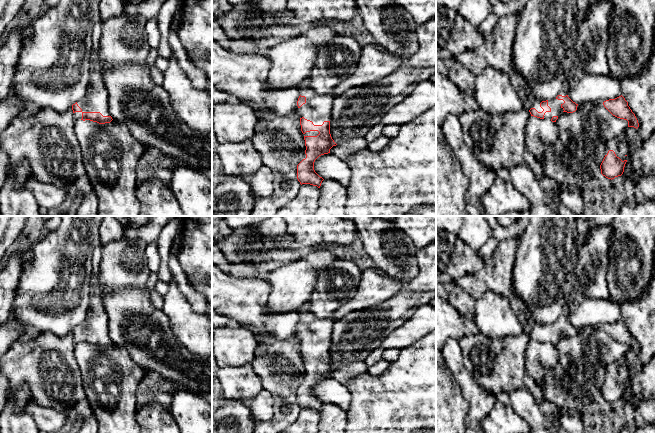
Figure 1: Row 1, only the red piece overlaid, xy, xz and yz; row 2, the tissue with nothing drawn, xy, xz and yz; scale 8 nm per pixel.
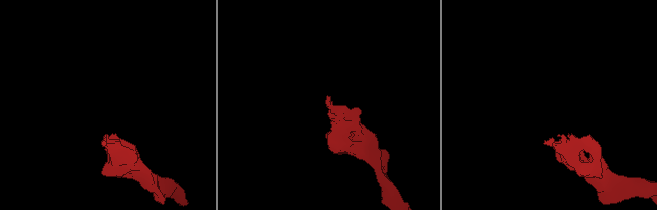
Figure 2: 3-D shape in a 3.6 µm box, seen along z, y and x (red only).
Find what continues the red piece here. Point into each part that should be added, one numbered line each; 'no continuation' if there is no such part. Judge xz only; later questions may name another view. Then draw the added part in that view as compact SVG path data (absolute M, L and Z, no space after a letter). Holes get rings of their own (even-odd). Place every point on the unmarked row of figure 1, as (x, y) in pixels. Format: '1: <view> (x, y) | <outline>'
1: xz (318, 330) | M306 301L299 309L299 317L306 321L306 327L297 333L300 342L304 341L314 349L322 349L324 345L331 345L331 334L334 320L318 317Z

